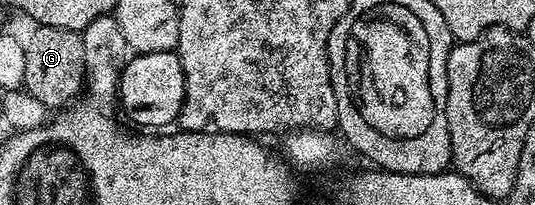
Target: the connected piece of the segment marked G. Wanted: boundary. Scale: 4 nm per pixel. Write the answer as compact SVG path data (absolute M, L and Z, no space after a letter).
M37 26L24 39L27 56L27 72L24 89L35 97L42 107L65 108L78 101L85 84L86 60L83 56L83 40L76 30Z

